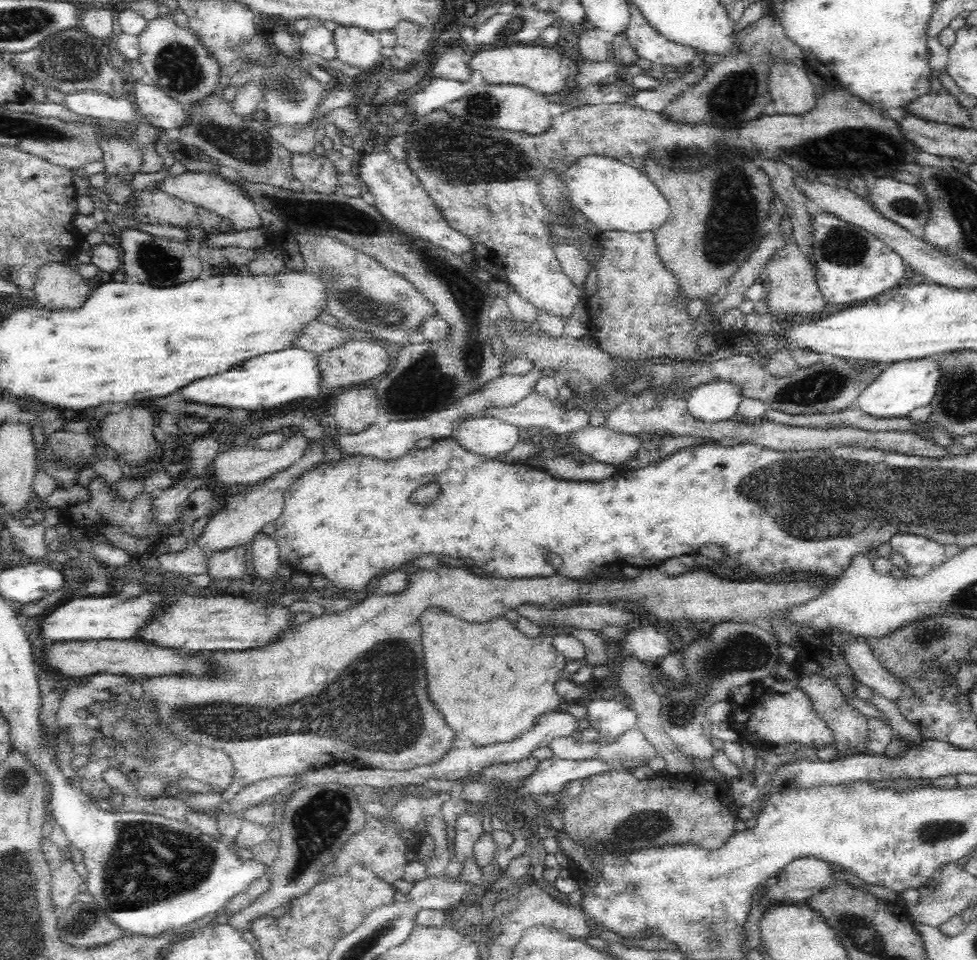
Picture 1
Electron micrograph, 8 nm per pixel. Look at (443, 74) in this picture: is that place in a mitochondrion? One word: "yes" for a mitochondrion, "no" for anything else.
no

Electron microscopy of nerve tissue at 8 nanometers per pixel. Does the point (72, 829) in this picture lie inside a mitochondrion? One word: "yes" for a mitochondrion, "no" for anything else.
no

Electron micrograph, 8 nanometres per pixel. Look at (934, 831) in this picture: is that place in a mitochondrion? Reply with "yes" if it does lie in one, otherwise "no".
yes

